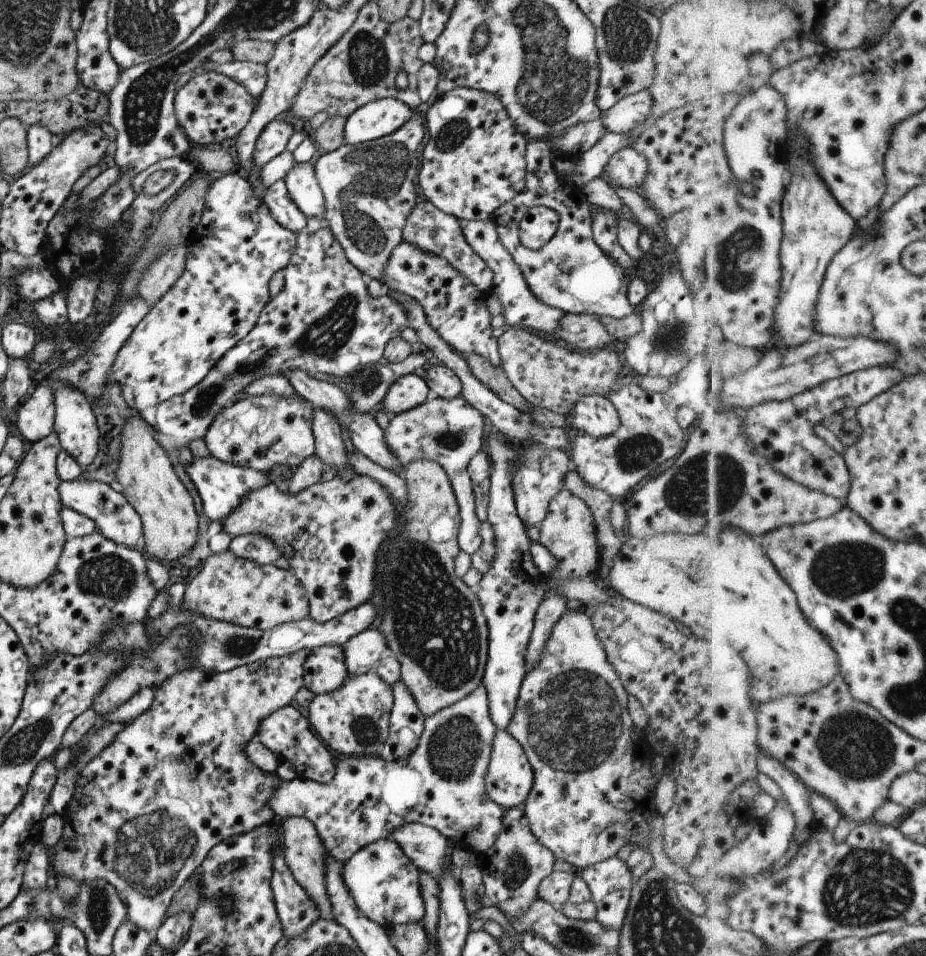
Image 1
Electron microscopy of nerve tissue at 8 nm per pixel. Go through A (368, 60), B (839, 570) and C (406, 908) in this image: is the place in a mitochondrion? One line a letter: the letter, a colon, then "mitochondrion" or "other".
A: mitochondrion
B: mitochondrion
C: other

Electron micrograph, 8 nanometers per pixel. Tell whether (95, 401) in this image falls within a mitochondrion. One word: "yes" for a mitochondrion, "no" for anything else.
no

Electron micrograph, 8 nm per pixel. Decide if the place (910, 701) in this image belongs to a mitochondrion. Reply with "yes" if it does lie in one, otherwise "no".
yes

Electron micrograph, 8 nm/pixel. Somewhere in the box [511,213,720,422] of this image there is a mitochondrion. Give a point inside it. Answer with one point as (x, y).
(665, 339)

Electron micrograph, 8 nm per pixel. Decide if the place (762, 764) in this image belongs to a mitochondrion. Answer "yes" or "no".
no

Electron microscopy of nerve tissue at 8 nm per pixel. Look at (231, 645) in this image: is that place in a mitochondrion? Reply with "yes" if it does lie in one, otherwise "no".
yes

